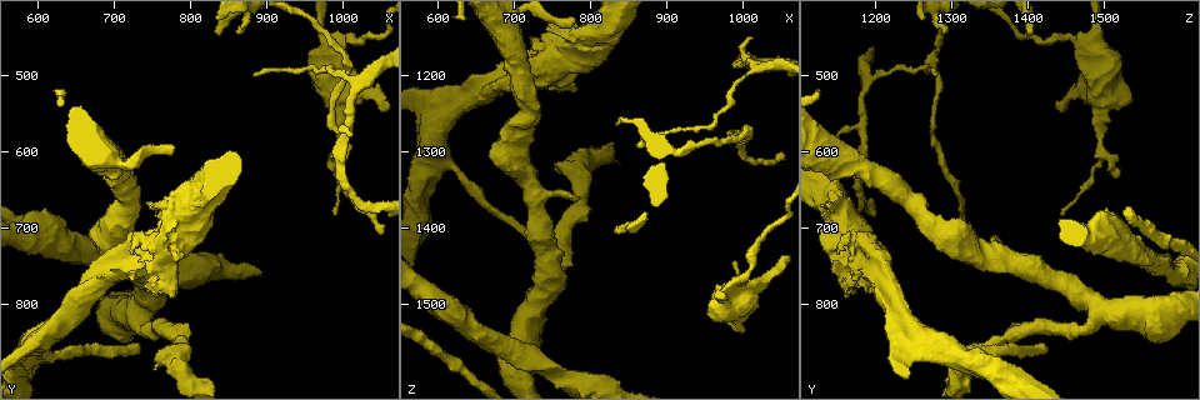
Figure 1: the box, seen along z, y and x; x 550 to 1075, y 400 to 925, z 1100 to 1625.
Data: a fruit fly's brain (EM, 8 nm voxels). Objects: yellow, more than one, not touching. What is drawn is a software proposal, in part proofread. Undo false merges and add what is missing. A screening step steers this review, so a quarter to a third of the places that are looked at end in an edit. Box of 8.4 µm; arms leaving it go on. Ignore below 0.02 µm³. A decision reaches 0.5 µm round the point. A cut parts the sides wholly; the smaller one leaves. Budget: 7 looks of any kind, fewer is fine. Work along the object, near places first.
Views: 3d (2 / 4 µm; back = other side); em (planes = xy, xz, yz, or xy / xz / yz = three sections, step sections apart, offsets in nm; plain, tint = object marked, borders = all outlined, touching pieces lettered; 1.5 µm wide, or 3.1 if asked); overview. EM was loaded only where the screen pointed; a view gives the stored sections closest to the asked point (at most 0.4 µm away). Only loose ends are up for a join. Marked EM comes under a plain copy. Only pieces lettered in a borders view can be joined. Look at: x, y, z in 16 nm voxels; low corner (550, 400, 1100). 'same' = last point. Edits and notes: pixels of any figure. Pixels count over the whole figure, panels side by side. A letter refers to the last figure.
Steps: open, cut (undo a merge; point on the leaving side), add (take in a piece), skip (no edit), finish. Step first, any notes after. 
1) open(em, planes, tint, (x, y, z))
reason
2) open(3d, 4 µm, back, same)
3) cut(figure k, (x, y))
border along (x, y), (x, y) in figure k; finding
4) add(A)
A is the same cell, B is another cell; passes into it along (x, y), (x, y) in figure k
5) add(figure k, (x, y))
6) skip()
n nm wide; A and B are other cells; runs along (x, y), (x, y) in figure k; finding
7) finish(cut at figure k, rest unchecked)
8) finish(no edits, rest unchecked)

open(3d, 2 µm, (995, 540, 1535))

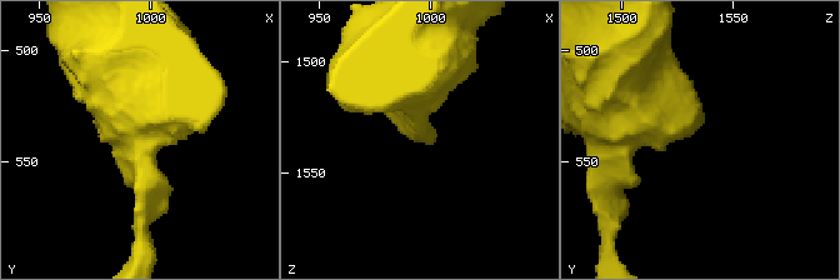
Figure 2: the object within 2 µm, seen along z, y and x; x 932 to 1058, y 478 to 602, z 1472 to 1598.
open(em, planes, borders, (995, 537, 1533))
need the tissue

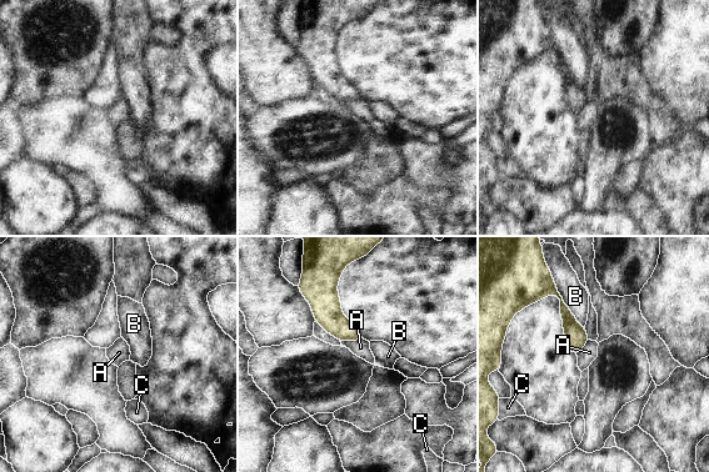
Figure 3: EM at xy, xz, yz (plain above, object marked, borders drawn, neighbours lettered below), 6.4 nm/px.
skip()
140 nm wide; A, B and C are other cells; border along (362, 337), (354, 341), (340, 341) in figure 3; none of them fits

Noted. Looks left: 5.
open(em, planes, tint, (1010, 490, 1275))
abrupt turn

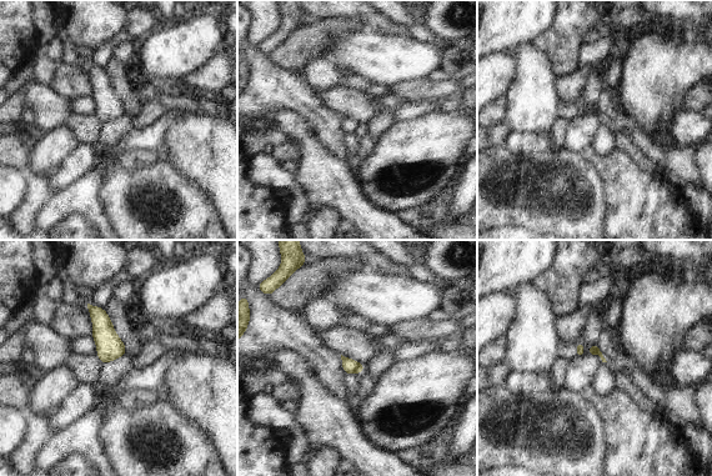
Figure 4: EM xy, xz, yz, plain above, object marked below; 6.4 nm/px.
open(em, planes, borders, same)
what lies round it

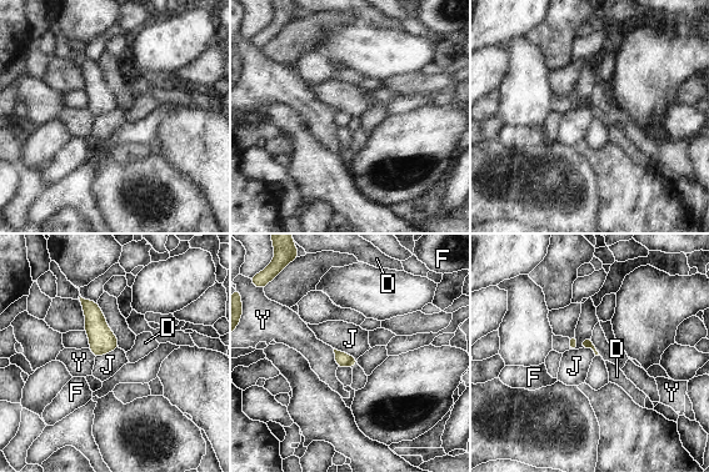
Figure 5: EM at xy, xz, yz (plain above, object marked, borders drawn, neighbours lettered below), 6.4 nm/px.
skip()
60 nm wide; D, F, J and Y are other cells; border along (118, 346), (95, 357) in figure 5; continuous, no second neuron

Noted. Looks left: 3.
open(em, 3.1 µm, yz, step 16, tint, (1015, 575, 1150))
thin end

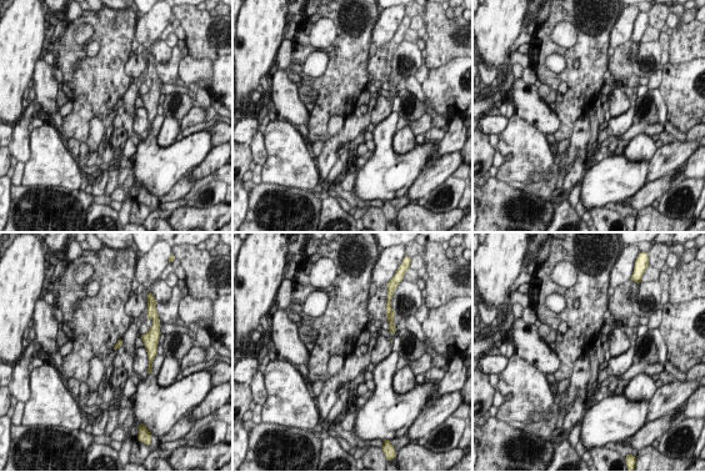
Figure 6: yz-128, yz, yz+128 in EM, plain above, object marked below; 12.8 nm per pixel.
open(em, 3.1 µm, planes, borders, same)
cut it another way

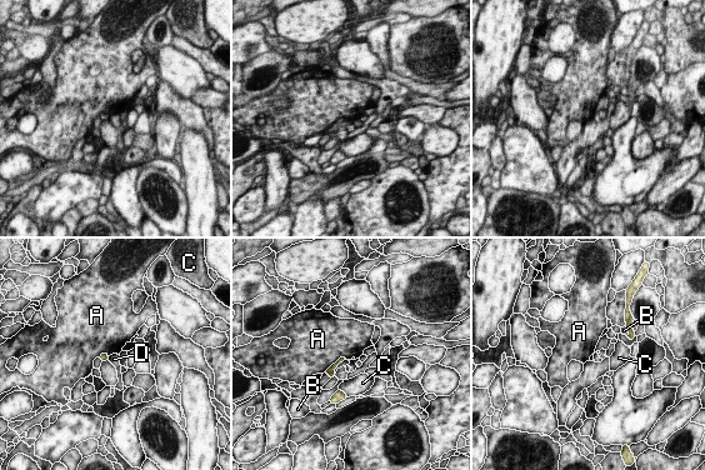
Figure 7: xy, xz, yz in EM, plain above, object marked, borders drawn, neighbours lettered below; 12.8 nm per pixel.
skip()
A, B, C and D are other cells; border along (346, 359), (339, 358), (325, 371) in figure 7; no lettered piece goes on from it

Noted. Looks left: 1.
finish(no edits, rest unchecked)

